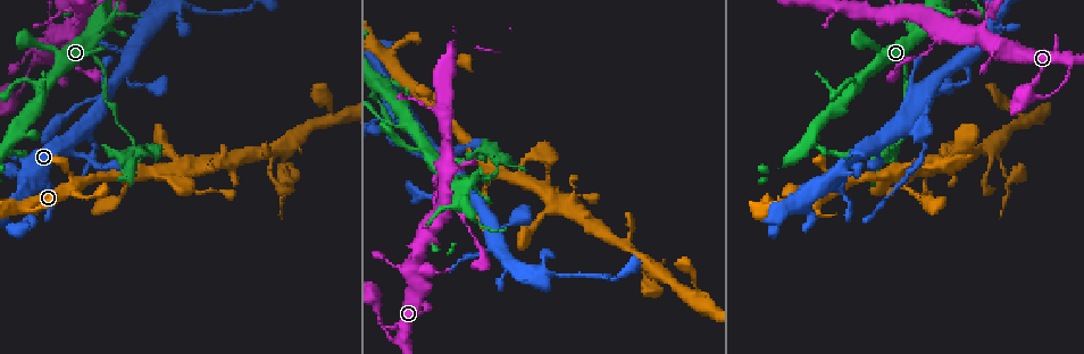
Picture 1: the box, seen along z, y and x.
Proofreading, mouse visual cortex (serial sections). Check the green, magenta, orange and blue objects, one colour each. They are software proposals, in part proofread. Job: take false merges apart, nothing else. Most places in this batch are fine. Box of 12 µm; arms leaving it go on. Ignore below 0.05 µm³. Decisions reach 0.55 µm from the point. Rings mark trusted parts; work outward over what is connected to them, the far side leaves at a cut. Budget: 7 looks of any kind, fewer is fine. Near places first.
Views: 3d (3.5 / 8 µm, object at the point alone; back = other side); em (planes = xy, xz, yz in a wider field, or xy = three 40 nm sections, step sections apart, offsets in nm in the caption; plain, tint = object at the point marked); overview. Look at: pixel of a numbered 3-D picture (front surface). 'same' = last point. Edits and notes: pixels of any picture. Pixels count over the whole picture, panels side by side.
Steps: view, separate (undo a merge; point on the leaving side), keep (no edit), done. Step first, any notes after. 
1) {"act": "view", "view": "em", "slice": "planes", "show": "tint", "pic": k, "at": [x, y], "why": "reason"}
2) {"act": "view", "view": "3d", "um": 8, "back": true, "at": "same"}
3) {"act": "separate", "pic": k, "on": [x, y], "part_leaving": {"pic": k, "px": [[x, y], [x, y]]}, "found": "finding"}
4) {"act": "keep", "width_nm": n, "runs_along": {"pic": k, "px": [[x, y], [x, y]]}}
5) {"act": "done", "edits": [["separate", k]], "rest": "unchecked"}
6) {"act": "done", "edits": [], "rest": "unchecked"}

{"act": "view", "view": "3d", "um": 8, "pic": 1, "at": [905, 67]}

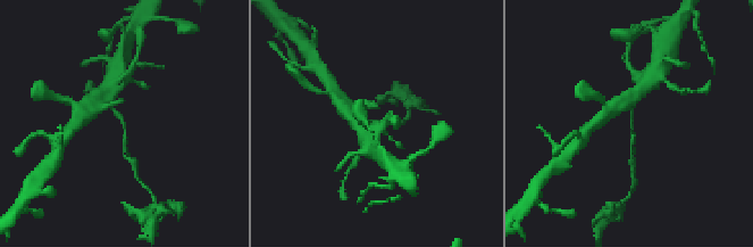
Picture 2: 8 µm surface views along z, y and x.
{"act": "view", "view": "em", "slice": "xy", "step": 1, "show": "tint", "pic": 2, "at": [630, 118], "arm_widths_nm": [150, 300], "why": "now the EM"}

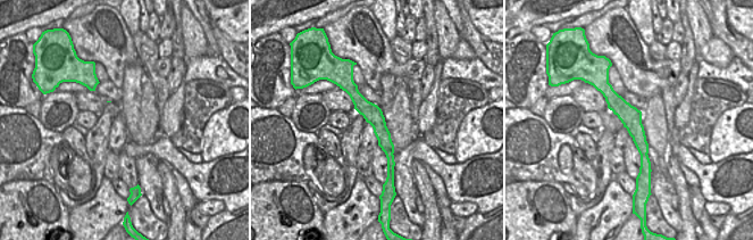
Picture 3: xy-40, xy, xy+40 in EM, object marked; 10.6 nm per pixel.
{"act": "separate", "pic": 2, "on": [125, 149], "part_leaving": {"pic": 2, "px": [[125, 130], [124, 151], [135, 174]]}, "found": "a second cell is stuck on"}

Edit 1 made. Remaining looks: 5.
{"act": "view", "view": "overview", "why": "redraw"}

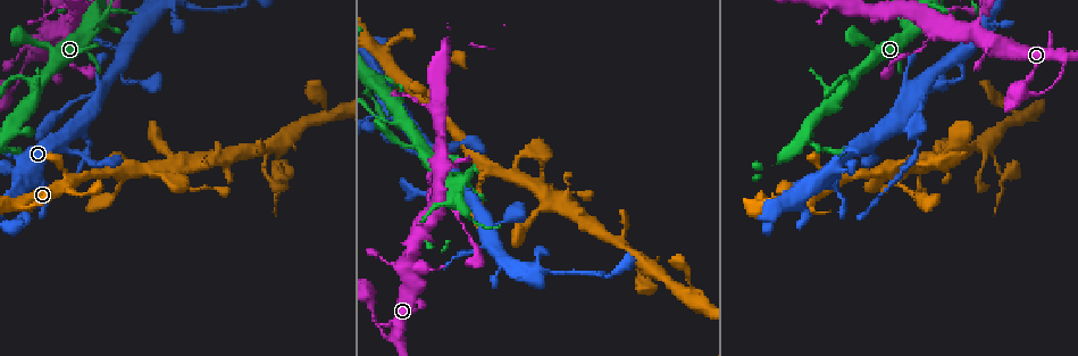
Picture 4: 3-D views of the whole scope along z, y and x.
{"act": "view", "view": "3d", "um": 3.5, "pic": 4, "at": [455, 213], "why": "sharp bend"}

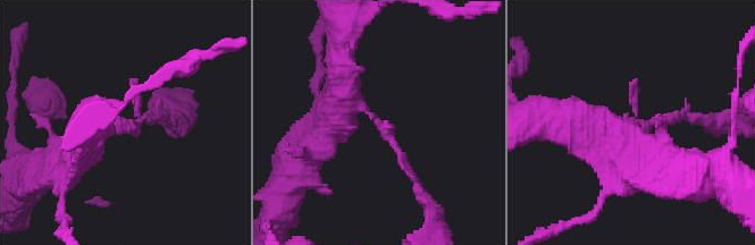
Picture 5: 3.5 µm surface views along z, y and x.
{"act": "view", "view": "em", "slice": "xy", "step": 3, "show": "tint", "pic": 5, "at": [382, 127], "why": "need the tissue"}

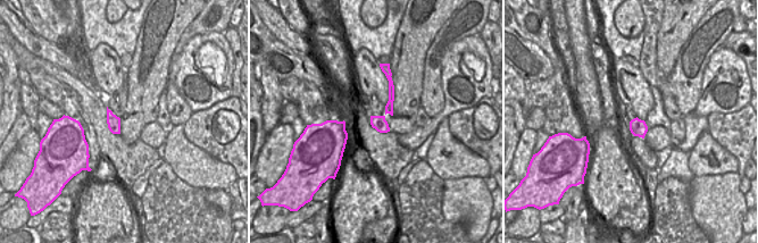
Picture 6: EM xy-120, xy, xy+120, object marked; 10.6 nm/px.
{"act": "view", "view": "em", "slice": "planes", "show": "tint", "at": "same"}

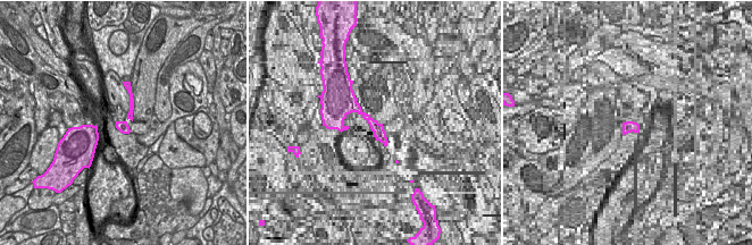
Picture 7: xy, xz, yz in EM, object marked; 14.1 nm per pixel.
{"act": "keep", "runs_along": {"pic": 5, "px": [[333, 125], [344, 101], [361, 107], [417, 185]]}, "found": "one cell here"}

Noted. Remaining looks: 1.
{"act": "done", "edits": [["separate", 2]], "rest": "unchecked"}

